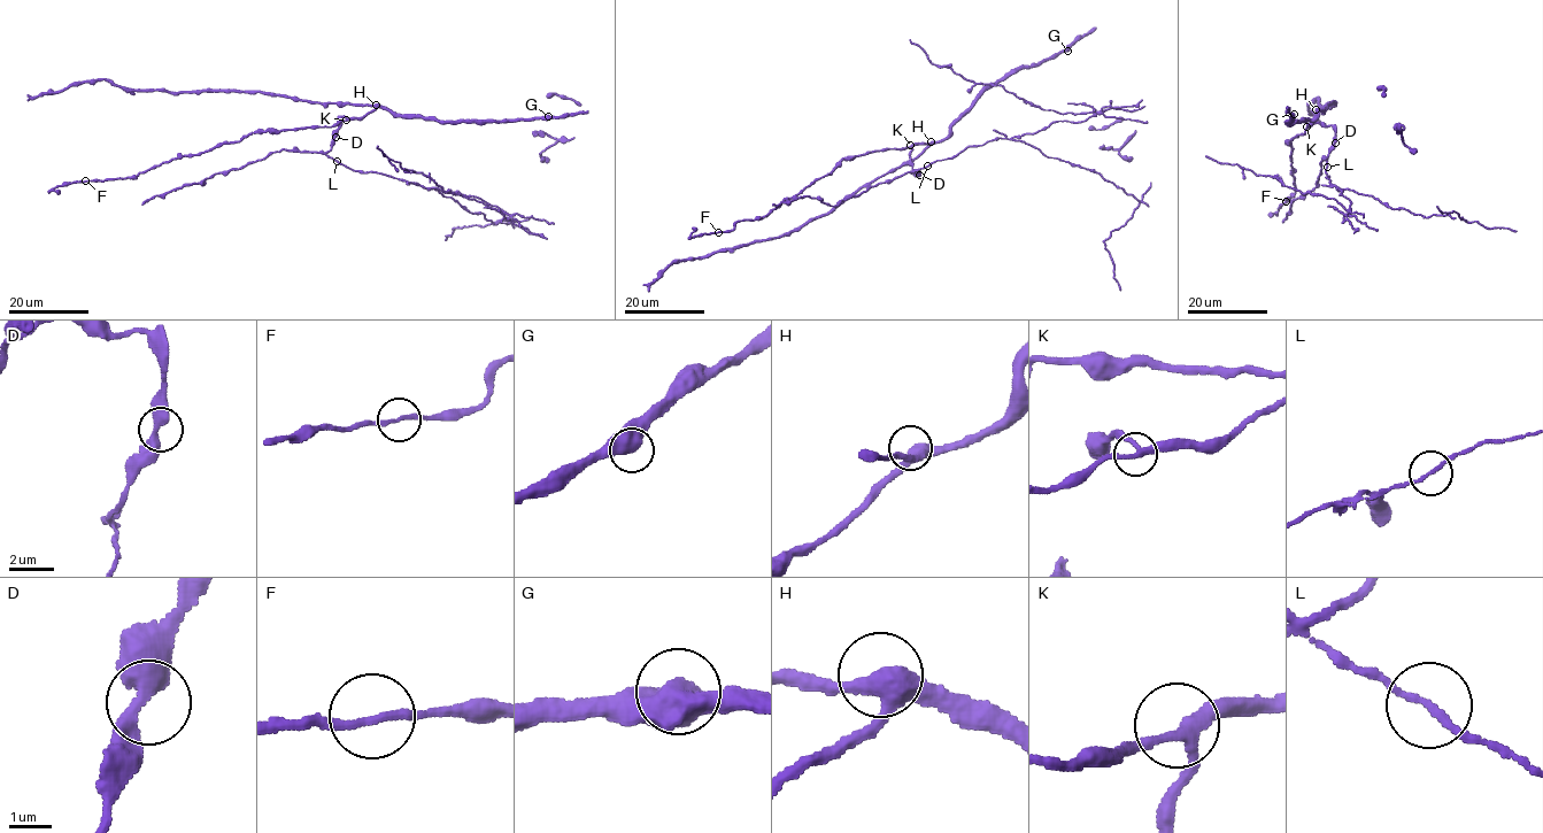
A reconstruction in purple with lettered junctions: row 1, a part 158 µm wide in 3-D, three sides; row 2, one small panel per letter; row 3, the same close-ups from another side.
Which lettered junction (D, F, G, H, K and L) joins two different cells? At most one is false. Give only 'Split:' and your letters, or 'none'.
Split: L

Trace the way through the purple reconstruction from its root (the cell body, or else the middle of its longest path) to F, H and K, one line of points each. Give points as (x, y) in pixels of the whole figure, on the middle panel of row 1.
F: (917, 174), (912, 171), (910, 146), (847, 156), (761, 218), (740, 220), (732, 230), (718, 232)
H: (917, 174), (912, 171), (910, 152), (915, 145), (931, 141)
K: (917, 174), (912, 171), (910, 145)

